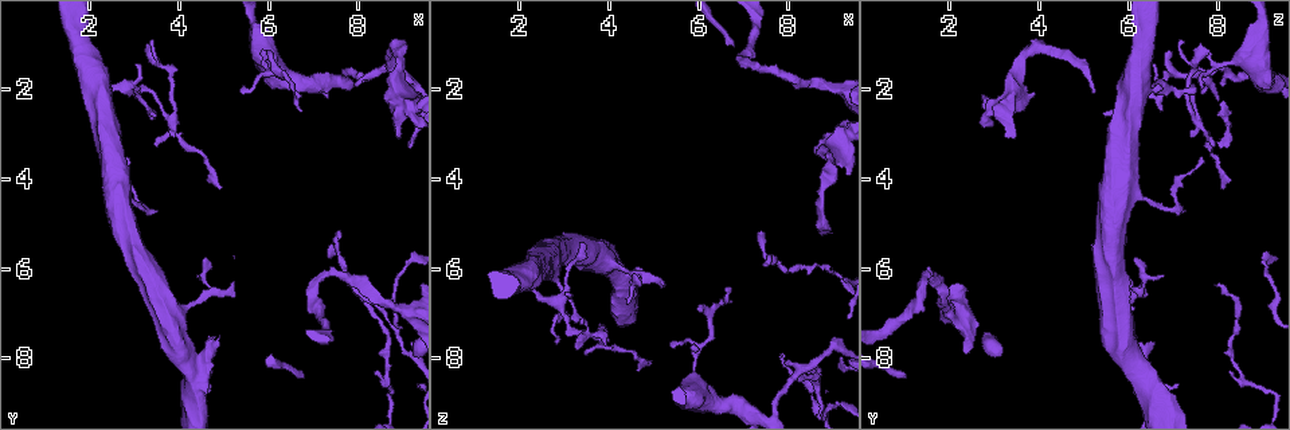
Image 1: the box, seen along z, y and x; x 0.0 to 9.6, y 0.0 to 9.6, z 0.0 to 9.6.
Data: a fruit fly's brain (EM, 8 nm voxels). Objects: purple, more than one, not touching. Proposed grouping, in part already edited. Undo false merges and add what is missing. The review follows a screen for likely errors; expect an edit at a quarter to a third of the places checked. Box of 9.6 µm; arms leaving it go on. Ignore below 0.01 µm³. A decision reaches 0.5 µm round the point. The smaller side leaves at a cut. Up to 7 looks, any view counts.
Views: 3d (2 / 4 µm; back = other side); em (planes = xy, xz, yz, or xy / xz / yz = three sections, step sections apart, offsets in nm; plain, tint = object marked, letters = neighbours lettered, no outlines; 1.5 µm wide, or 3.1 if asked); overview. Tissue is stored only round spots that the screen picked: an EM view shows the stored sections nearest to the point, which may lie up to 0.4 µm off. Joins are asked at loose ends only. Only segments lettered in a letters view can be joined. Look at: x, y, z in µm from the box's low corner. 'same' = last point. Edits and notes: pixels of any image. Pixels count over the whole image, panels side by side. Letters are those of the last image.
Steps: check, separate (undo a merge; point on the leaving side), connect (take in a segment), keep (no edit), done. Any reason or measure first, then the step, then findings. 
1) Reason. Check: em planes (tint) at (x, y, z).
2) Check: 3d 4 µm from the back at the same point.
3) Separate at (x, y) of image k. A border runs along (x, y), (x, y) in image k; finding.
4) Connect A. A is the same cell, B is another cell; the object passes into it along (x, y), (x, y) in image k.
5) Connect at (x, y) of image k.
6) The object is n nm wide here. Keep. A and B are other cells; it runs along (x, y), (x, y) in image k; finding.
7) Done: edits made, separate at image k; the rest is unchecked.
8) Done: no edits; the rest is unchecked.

Long arm stops here. Check: 3d 2 µm at (8.70, 2.10, 5.20).

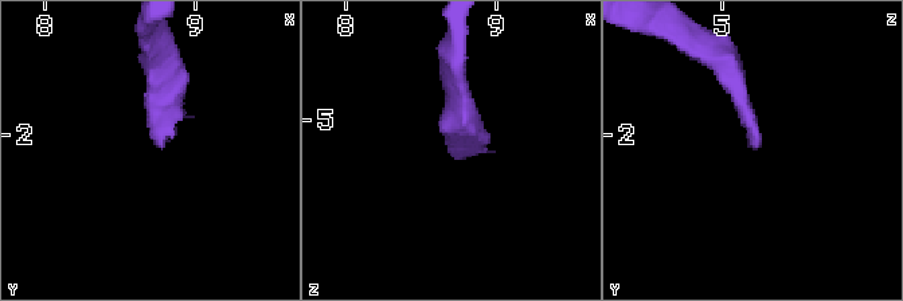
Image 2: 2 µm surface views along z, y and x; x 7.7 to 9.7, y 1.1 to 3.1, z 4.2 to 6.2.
Check: em planes (letters) at (8.76, 2.08, 5.22).

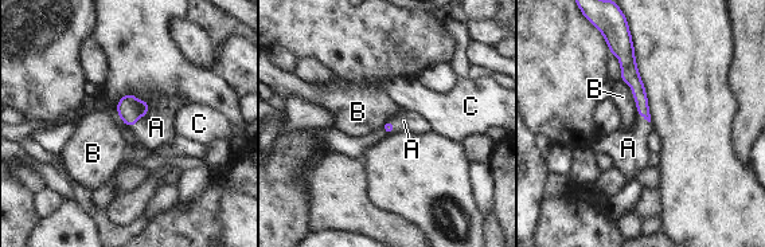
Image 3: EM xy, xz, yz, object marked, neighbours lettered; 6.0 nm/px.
Connect at (156, 128) of image 3. A is the same cell, B and C are other cells; the object passes into it along (129, 108), (136, 120), (156, 128) in image 3; the cell continues.

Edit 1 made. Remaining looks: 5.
Tapers out. Check: 3d 2 µm at (5.85, 1.10, 7.75).

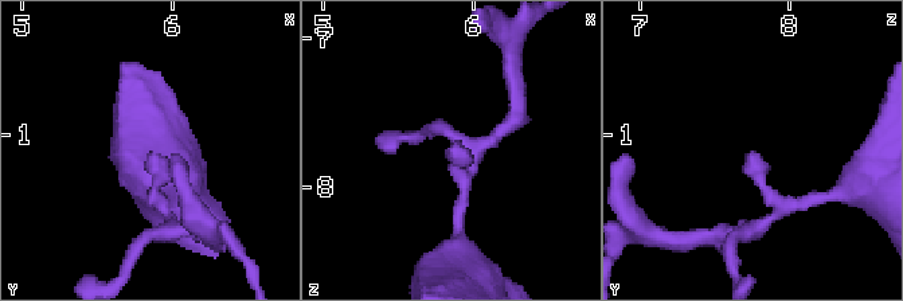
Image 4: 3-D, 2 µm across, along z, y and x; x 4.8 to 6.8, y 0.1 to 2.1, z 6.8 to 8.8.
Check: em xy step 8 (tint) at (5.88, 1.12, 7.72).

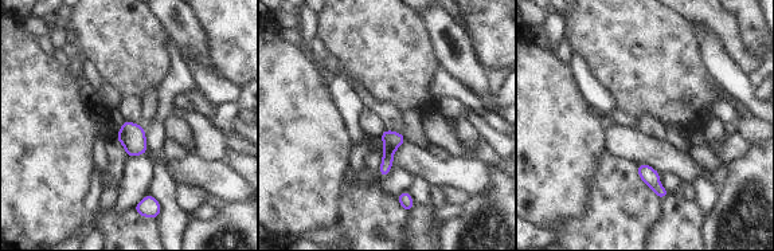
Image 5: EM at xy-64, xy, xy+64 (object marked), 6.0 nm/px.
Cut it another way. Check: em planes (letters) at the same point.

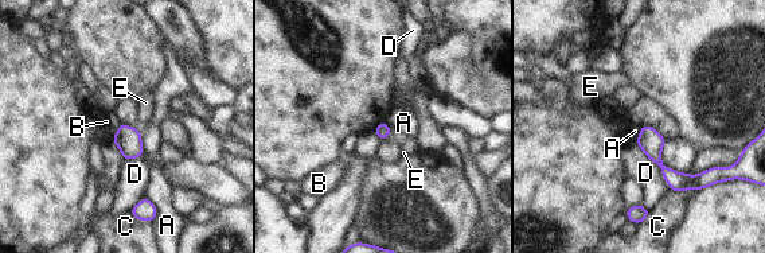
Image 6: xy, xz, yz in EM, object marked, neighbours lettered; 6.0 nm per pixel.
The longest contact is with D, 360 nm. Keep. A, B, C, D and E are other cells; it runs along (644, 129), (658, 162), (676, 181), (702, 178) in image 6; none of them fits.

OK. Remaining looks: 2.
Done: edits made, connect at image 3; the rest is unchecked.

